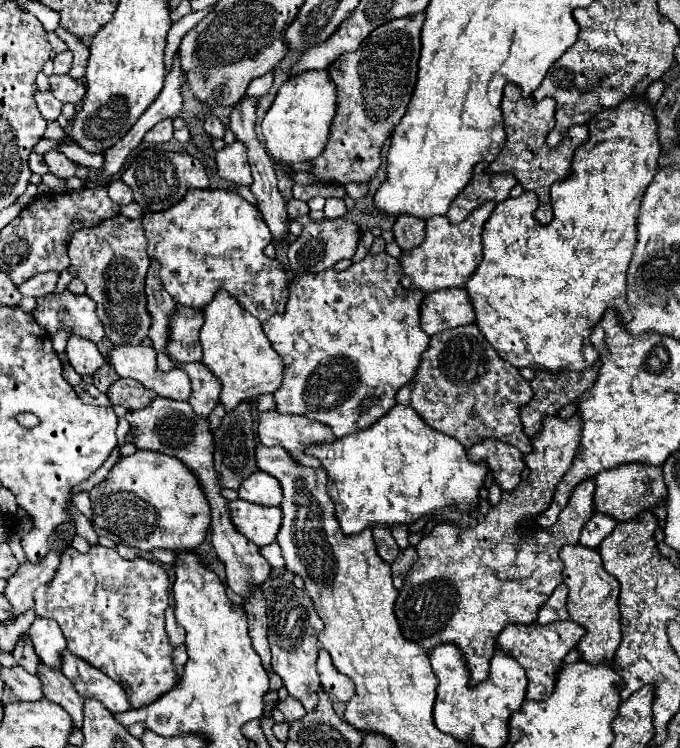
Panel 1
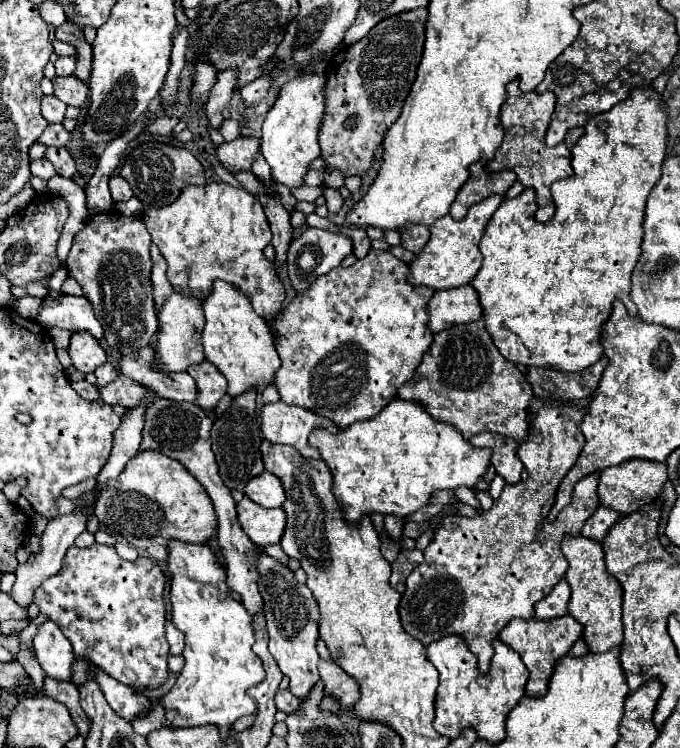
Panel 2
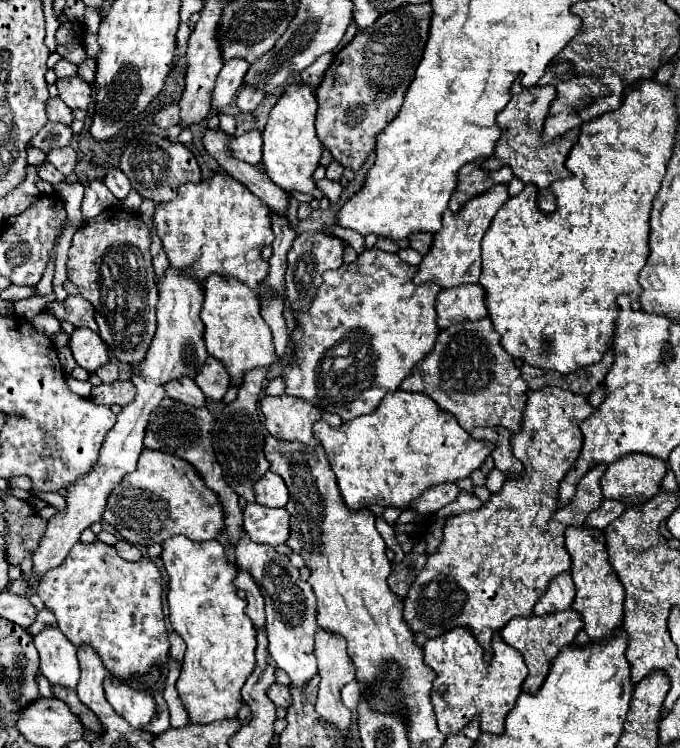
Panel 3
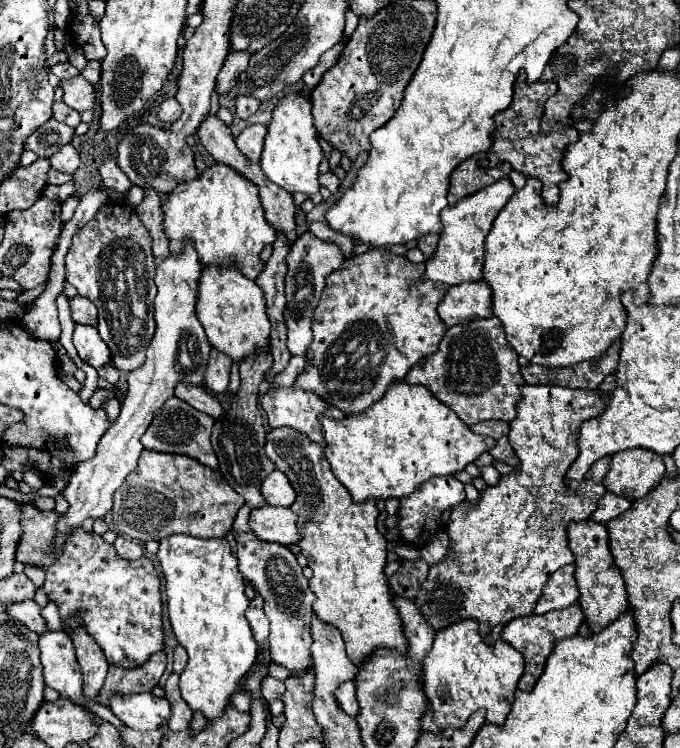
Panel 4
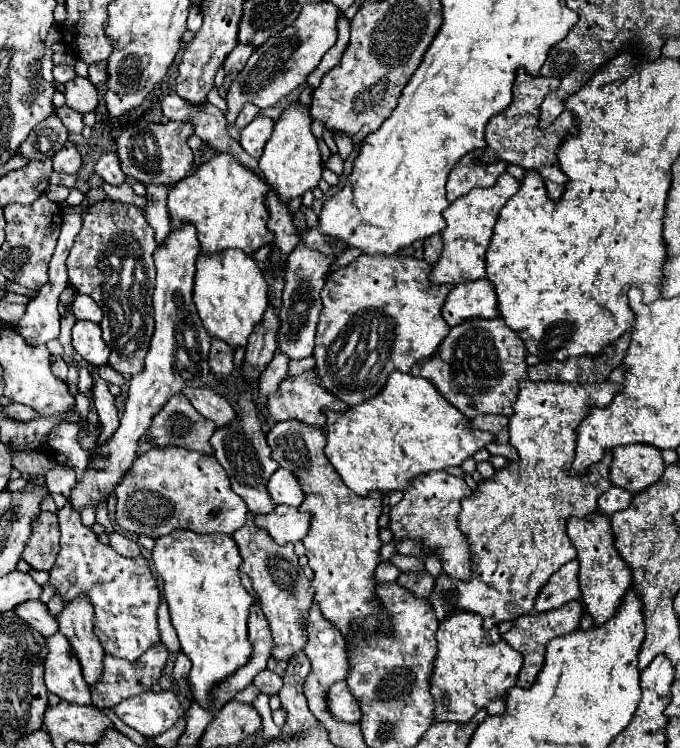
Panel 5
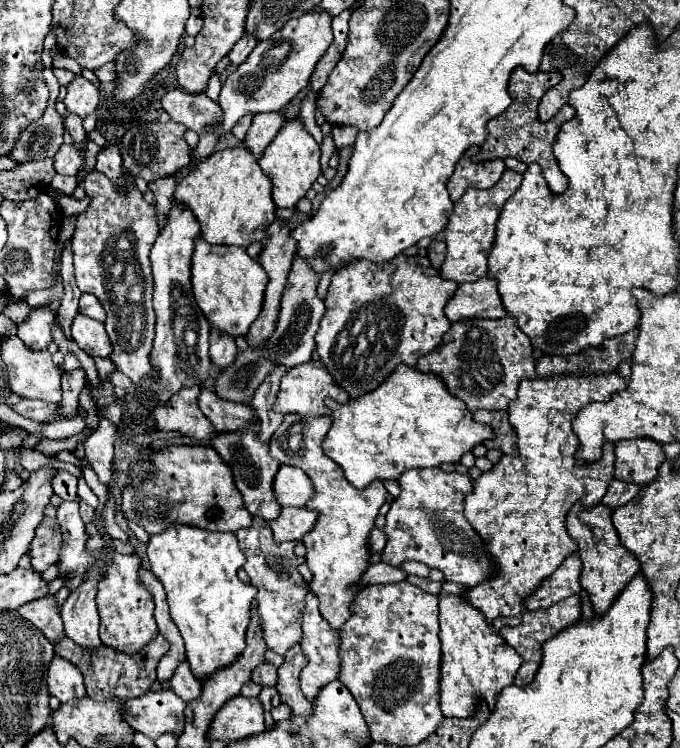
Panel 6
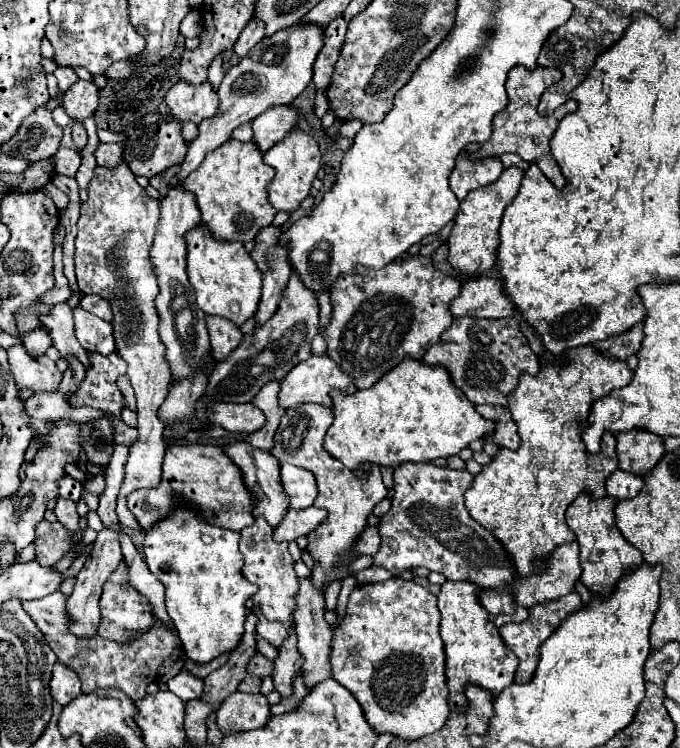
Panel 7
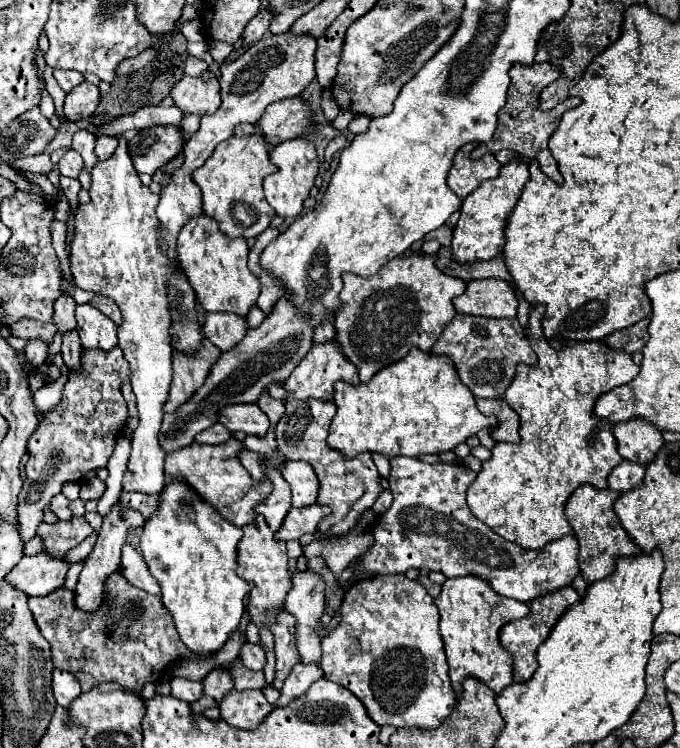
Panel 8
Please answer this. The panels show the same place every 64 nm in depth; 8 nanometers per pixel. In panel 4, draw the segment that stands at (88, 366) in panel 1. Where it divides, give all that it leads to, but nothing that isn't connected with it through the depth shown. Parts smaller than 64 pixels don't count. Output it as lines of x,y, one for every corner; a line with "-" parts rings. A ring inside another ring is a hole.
78,324
74,330
74,346
76,346
82,362
86,362
94,368
100,368
110,362
110,350
100,340
94,326
80,326

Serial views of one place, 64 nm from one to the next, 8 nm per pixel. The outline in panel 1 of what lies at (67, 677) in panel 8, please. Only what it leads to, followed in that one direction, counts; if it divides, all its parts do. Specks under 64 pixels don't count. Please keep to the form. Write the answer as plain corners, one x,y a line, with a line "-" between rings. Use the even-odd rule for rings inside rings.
36,616
28,634
32,638
32,646
34,646
36,654
40,656
40,660
44,664
48,664
50,668
60,670
60,652
66,650
60,626
54,620

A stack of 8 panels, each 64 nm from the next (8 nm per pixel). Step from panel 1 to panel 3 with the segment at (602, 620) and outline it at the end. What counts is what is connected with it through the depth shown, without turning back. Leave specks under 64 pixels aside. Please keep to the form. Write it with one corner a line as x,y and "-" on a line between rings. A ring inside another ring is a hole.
568,528
564,532
564,548
572,558
570,576
576,586
576,598
572,602
572,610
582,616
584,632
590,642
598,644
600,640
608,640
622,624
624,614
624,588
620,580
614,576
612,566
608,564
608,552
604,544
602,532
592,532
592,528

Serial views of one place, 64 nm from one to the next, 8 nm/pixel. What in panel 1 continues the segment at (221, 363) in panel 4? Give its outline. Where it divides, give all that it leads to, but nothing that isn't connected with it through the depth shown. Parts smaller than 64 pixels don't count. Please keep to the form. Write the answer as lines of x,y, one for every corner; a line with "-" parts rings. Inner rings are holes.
200,362
192,364
182,364
180,366
184,372
188,372
192,380
192,394
188,402
192,404
192,410
198,418
208,418
208,414
216,408
216,400
220,396
220,384
216,382
216,376
204,368

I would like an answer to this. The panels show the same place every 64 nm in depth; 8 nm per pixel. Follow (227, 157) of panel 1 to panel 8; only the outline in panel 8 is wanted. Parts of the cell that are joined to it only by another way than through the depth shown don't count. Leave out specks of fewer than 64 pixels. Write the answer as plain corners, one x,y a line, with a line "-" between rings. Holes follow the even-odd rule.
280,100
280,104
270,104
264,116
258,120
258,132
264,136
268,148
284,140
298,138
314,130
310,124
310,108
300,100

